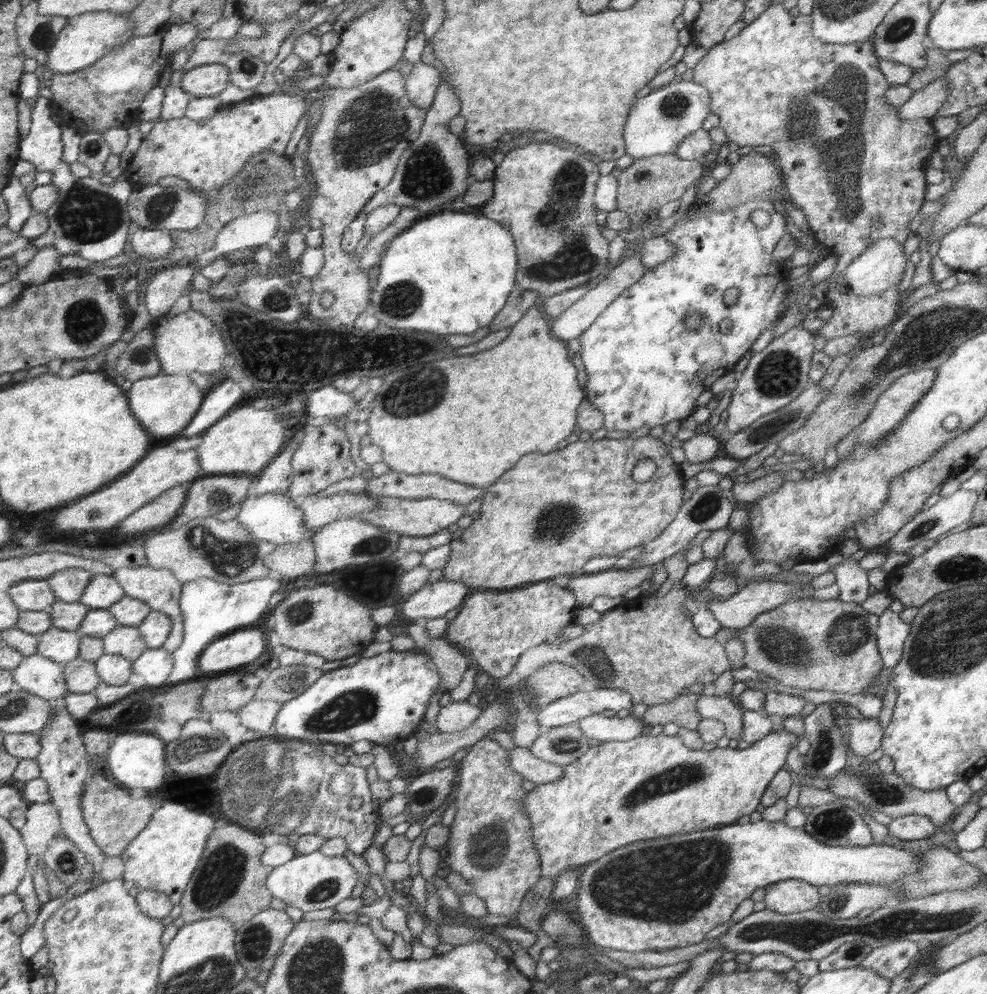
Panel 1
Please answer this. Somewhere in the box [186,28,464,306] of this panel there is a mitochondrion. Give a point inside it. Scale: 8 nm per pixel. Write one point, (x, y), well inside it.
(369, 129)

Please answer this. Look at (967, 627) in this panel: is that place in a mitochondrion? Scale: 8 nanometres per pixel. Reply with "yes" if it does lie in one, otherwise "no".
yes

